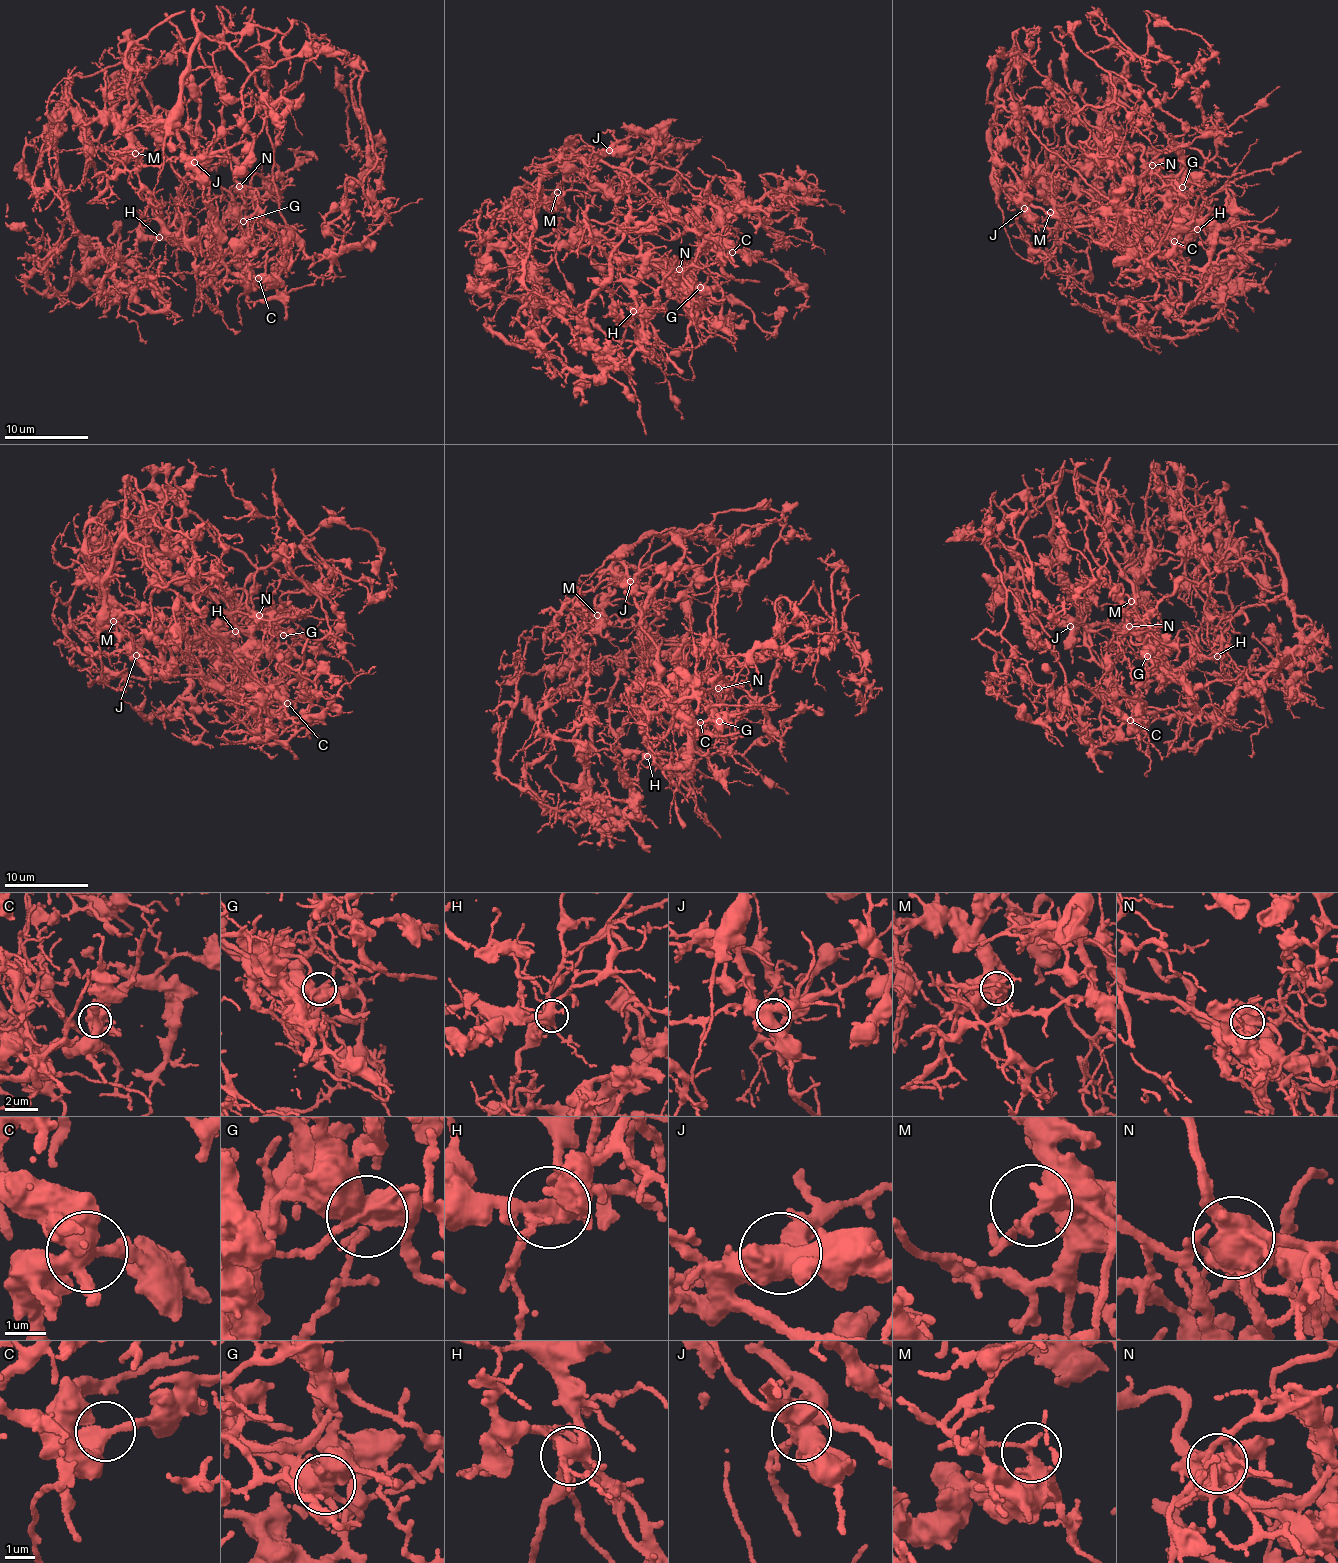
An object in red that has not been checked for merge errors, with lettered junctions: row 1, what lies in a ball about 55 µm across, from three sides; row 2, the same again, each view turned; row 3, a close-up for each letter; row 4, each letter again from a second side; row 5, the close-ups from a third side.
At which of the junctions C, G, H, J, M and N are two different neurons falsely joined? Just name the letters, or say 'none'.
G, N

